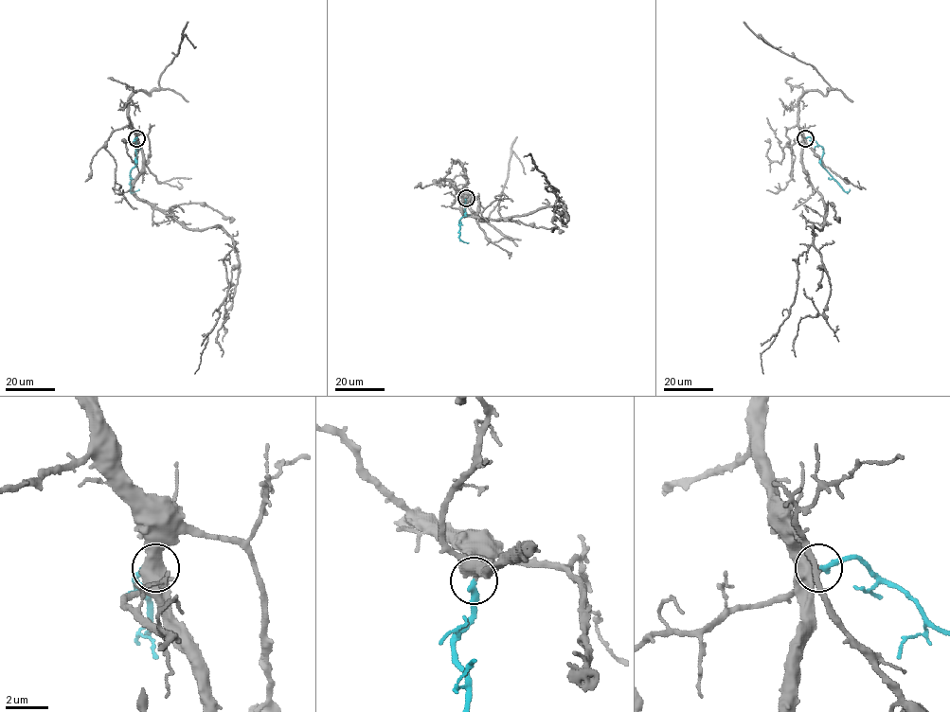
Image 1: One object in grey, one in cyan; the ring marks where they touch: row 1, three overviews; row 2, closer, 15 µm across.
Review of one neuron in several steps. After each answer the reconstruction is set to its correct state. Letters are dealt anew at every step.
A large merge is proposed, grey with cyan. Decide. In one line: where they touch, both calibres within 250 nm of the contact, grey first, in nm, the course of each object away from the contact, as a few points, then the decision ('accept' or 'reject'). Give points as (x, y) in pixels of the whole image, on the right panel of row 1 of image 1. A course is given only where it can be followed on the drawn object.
at (805, 138); 650 nm thick on the grey side, 280 nm on the other; grey runs (805, 138), (803, 172), (827, 211), (798, 257), (795, 303), (761, 354), (763, 374); cyan runs (805, 138), (810, 136), (823, 148), (821, 166), (845, 191), (850, 188); accept

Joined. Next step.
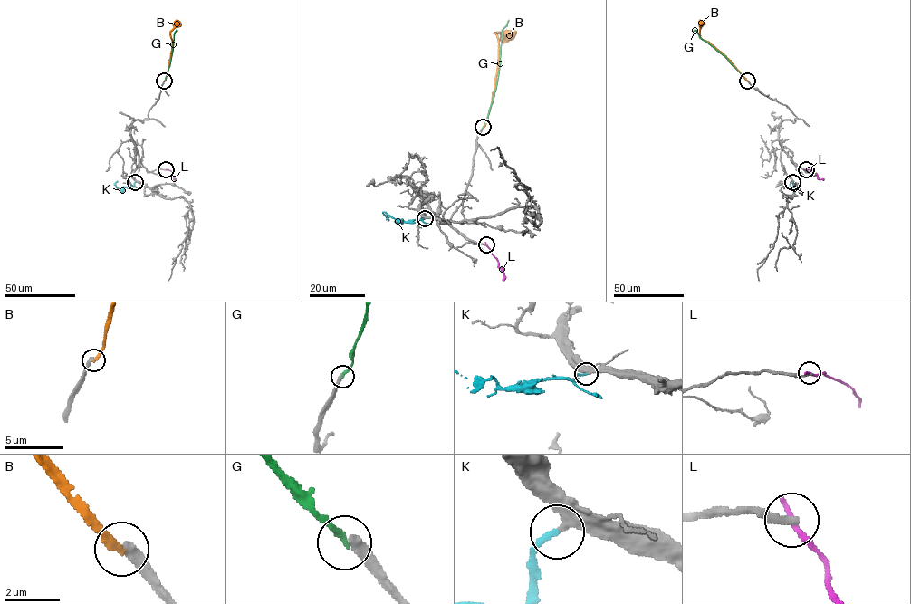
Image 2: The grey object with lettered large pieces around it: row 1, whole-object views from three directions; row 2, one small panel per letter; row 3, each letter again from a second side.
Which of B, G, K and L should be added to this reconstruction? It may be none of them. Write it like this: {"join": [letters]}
{"join": ["K"]}

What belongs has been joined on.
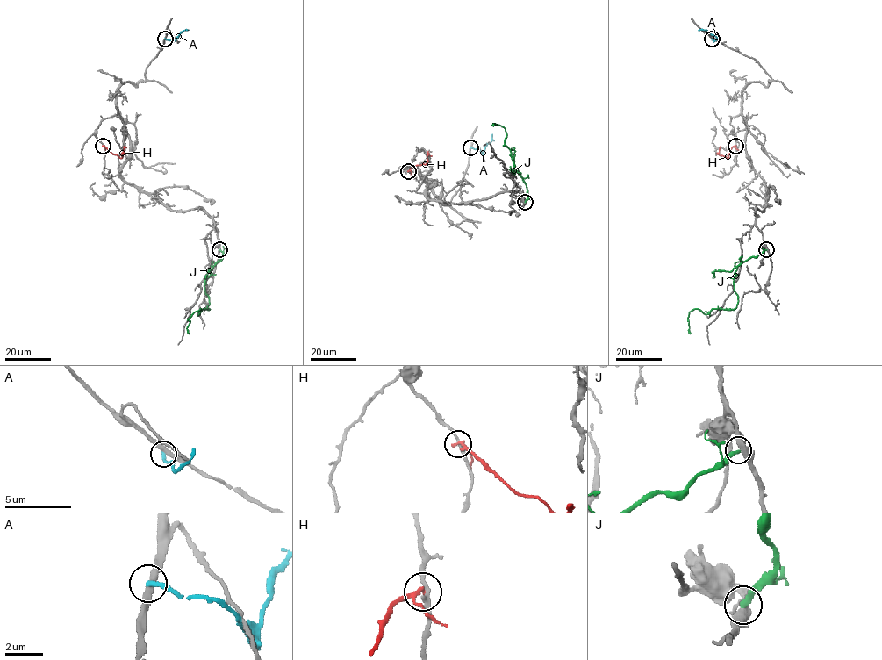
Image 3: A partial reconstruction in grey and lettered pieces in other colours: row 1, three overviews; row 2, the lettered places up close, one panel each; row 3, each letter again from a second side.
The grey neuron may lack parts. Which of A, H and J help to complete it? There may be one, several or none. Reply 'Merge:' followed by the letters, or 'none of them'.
Merge: none of them

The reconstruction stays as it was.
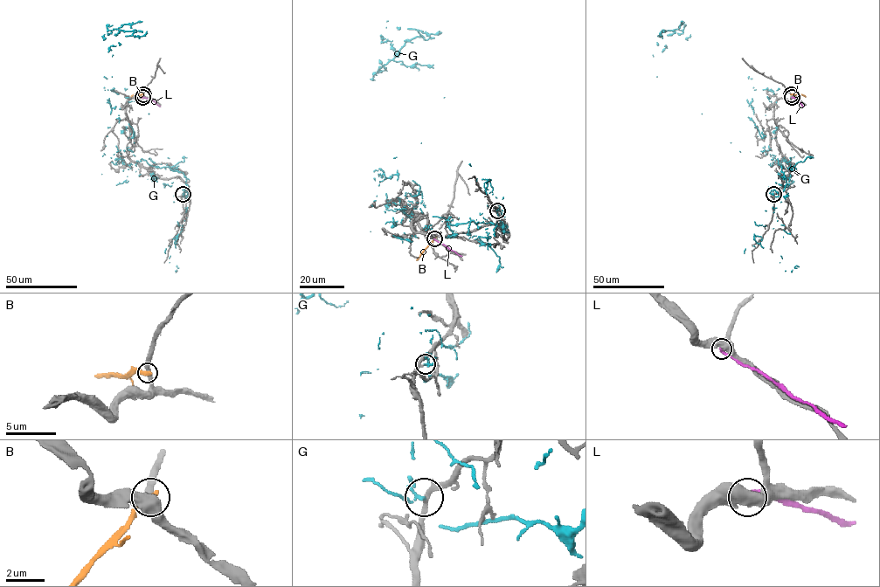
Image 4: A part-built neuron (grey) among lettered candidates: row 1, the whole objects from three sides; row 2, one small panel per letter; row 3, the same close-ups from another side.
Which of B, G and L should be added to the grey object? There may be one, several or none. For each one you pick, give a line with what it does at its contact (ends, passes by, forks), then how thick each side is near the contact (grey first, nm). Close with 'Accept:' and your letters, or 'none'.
Accept: none

